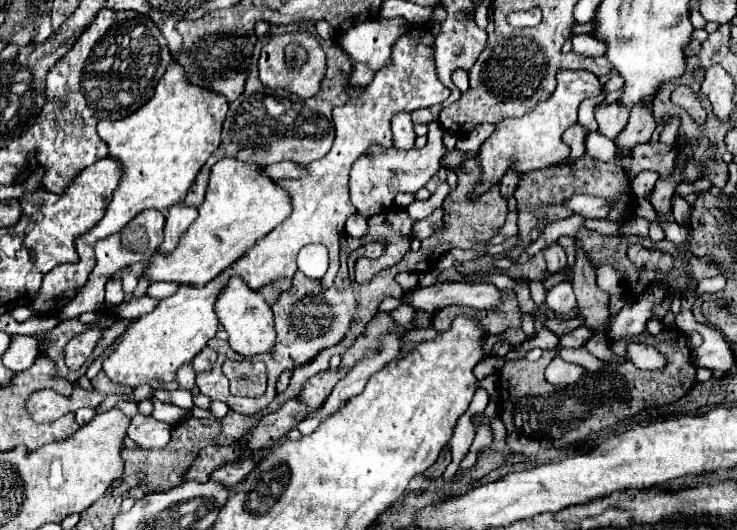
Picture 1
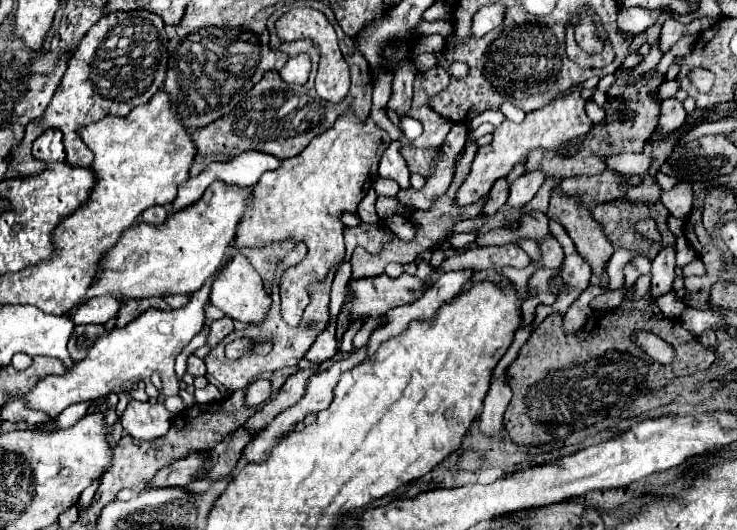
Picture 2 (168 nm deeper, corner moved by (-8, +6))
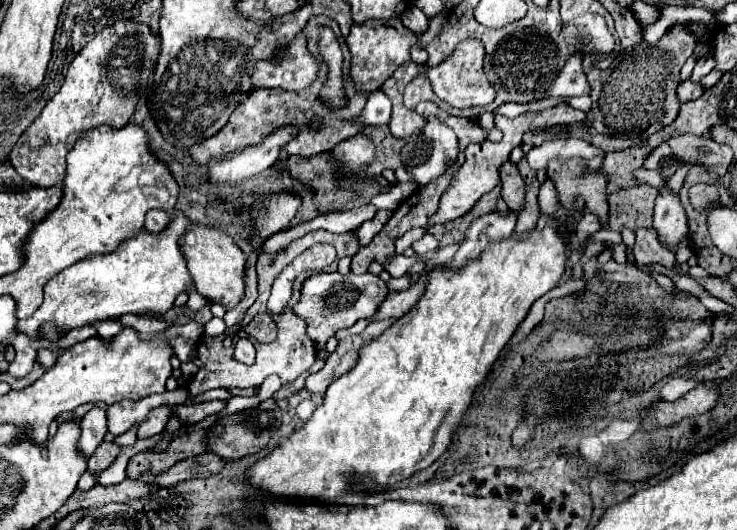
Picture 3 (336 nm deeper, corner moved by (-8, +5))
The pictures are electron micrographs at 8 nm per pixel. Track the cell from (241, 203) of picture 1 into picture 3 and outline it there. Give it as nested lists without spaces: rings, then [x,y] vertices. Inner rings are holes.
[[[175,212],[171,222],[159,234],[141,230],[141,234],[127,238],[117,250],[109,254],[89,256],[57,274],[45,286],[45,302],[39,310],[27,318],[19,320],[25,334],[33,334],[41,322],[57,322],[65,330],[89,326],[95,320],[109,320],[121,314],[143,314],[157,312],[165,314],[173,308],[175,298],[193,286],[193,278],[187,268],[187,260],[181,252],[181,236],[191,226],[185,212]]]

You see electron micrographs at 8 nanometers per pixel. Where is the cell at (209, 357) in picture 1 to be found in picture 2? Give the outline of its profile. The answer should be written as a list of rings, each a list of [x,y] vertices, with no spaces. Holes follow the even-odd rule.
[[[221,317],[217,321],[211,323],[211,331],[209,331],[209,339],[207,339],[207,345],[209,347],[215,347],[217,343],[221,343],[231,331],[233,331],[233,319],[231,317]]]

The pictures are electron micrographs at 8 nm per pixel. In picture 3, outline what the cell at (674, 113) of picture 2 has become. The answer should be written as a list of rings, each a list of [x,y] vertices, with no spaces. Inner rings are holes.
[[[689,80],[681,82],[681,84],[679,84],[679,88],[677,88],[677,98],[679,98],[679,102],[695,100],[695,98],[699,98],[701,94],[703,94],[701,86],[699,86],[699,84],[691,84]]]

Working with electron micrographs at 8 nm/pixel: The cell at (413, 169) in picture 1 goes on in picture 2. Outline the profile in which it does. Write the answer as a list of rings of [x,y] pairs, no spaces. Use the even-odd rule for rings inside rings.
[[[379,177],[379,179],[373,183],[373,187],[375,187],[377,195],[385,195],[385,197],[395,197],[395,195],[399,193],[399,185],[397,185],[397,181],[393,181],[393,179]]]

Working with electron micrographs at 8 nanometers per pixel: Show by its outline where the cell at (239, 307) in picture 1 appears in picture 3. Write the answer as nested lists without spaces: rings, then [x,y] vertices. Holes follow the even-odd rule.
[[[191,224],[191,228],[181,238],[181,248],[187,258],[189,272],[193,274],[195,290],[201,296],[209,298],[211,302],[223,304],[227,310],[233,310],[233,306],[237,306],[239,300],[243,298],[243,290],[245,290],[243,278],[245,278],[245,262],[247,262],[245,254],[233,242],[233,238],[225,232],[211,230],[209,226]]]

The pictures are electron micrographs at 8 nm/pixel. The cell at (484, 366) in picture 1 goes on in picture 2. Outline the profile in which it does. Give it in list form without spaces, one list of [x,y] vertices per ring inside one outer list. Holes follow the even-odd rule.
[[[551,221],[549,225],[551,235],[561,243],[563,253],[565,253],[565,263],[563,263],[560,275],[563,277],[563,285],[565,288],[557,293],[557,302],[552,306],[539,304],[536,307],[535,318],[533,320],[533,330],[536,329],[547,317],[553,312],[561,312],[565,314],[570,305],[589,287],[591,278],[591,267],[589,263],[583,261],[583,257],[577,253],[573,241],[567,237],[567,231],[563,229],[561,223]]]

